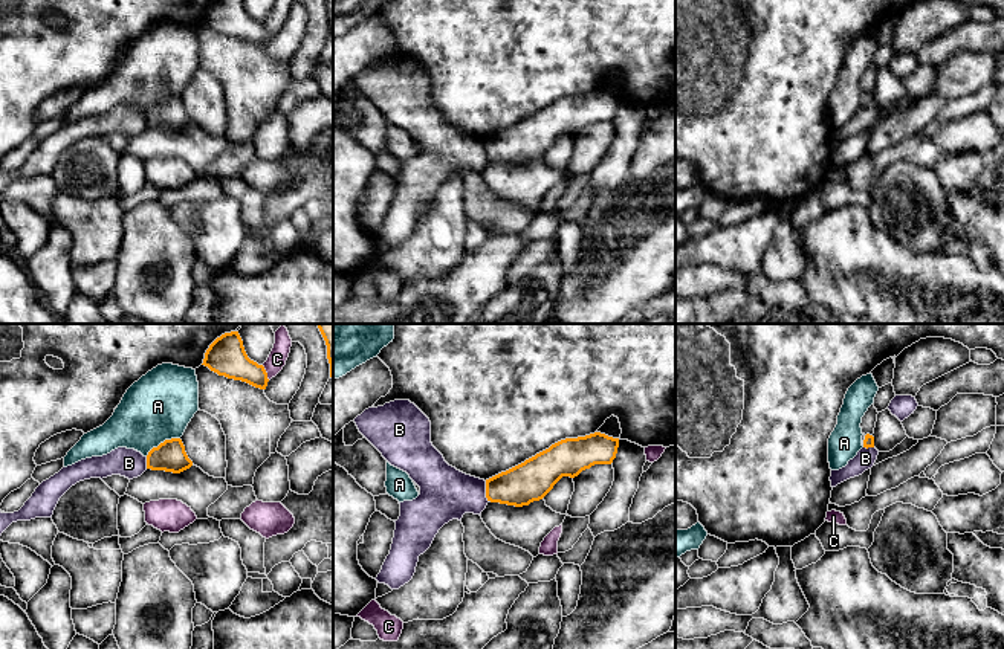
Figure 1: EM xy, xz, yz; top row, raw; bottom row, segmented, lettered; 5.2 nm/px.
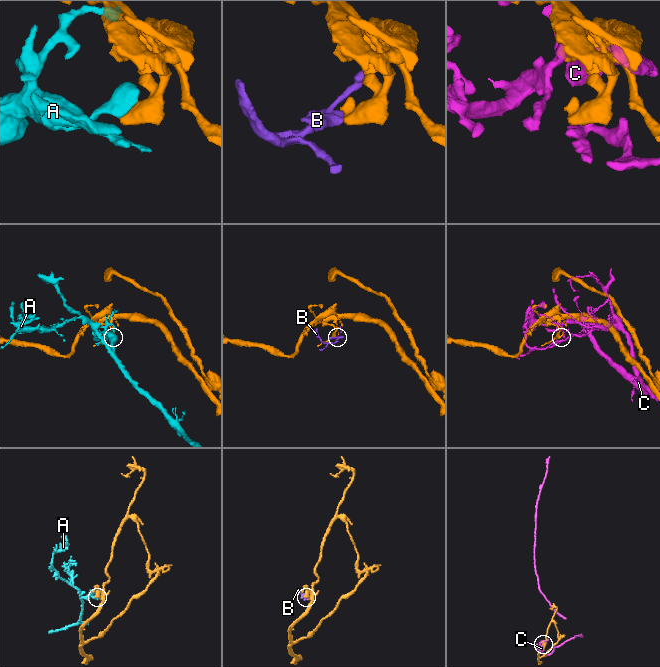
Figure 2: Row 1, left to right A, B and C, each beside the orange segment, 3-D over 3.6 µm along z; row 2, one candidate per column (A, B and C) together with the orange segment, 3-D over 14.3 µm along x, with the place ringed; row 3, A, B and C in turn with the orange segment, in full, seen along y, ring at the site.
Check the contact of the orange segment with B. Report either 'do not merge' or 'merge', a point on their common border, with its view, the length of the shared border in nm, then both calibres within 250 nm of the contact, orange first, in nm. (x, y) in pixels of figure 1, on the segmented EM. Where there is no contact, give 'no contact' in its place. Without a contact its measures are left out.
do not merge | xz (486, 492) | 110 nm | 220/280 nm

